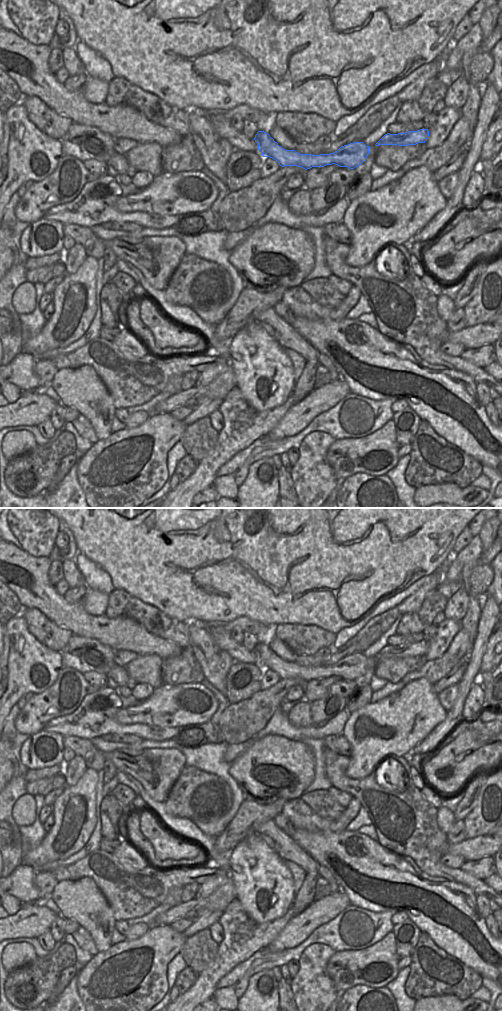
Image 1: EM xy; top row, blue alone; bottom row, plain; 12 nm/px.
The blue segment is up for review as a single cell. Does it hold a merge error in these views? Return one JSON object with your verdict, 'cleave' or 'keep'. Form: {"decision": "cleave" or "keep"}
{"decision": "keep"}

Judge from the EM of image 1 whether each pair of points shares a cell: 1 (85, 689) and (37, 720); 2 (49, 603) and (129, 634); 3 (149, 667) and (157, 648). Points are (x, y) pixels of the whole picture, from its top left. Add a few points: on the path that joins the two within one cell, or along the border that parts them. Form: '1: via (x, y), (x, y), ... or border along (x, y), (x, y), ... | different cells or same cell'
1: via (73, 689), (49, 708) | same cell
2: via (69, 615), (84, 625), (100, 627), (109, 631) | same cell
3: border along (138, 654), (157, 654), (162, 658) | different cells

